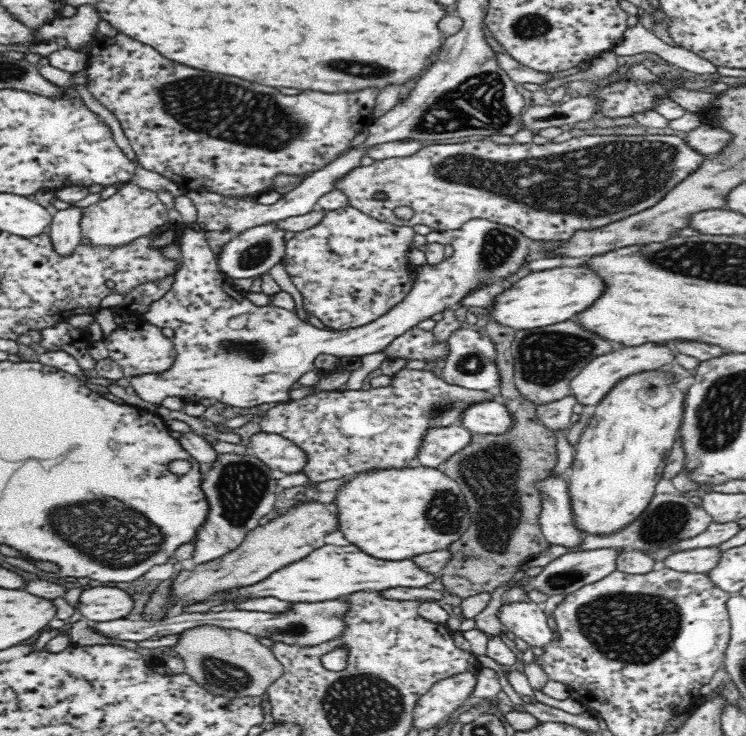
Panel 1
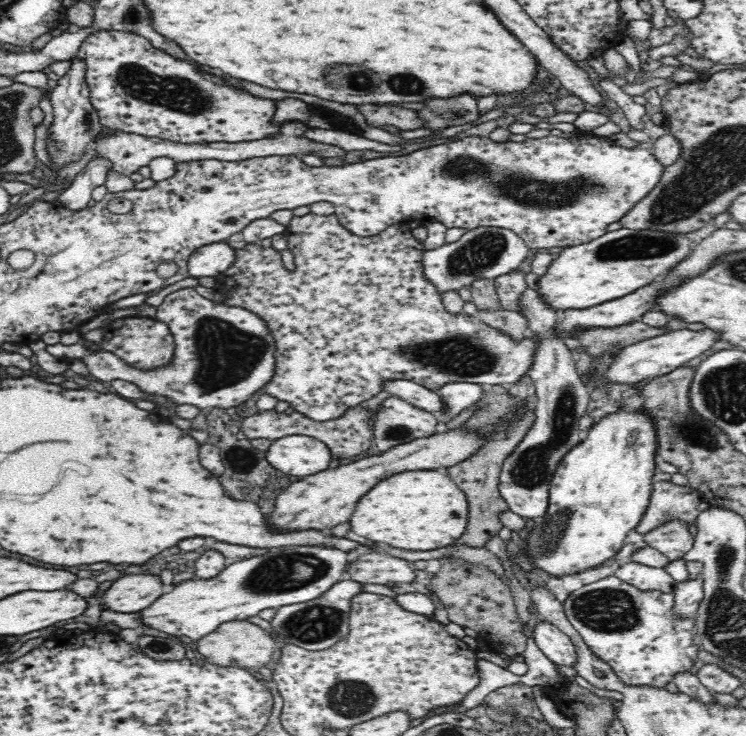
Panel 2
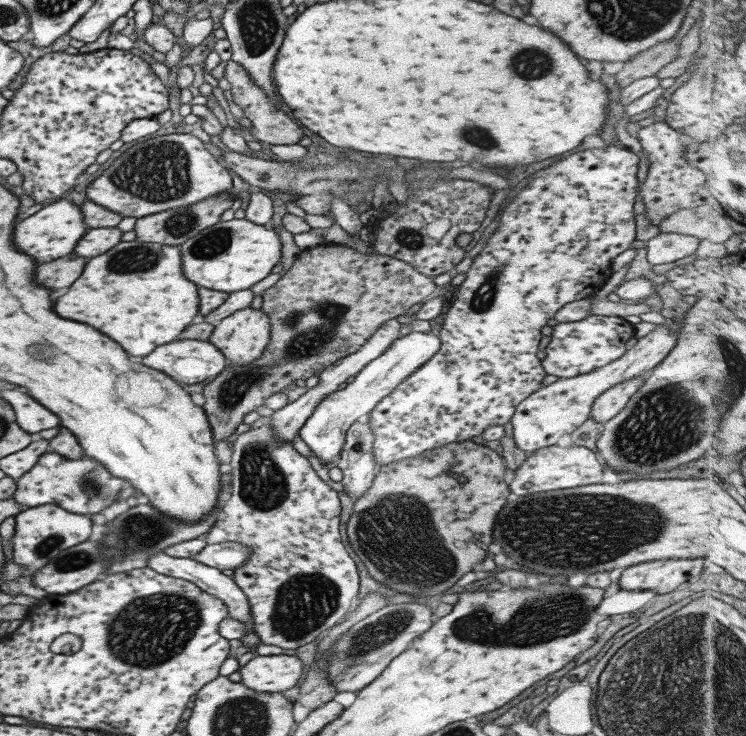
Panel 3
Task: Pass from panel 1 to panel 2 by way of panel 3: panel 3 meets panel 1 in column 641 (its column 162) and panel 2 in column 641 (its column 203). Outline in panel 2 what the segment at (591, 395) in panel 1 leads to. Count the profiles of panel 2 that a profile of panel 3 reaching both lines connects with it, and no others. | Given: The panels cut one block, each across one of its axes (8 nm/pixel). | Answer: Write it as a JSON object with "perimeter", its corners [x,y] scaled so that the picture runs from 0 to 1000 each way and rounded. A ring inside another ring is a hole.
{"perimeter":[[[903,448],[894,454],[883,455],[871,461],[861,462],[846,470],[834,473],[823,486],[823,493],[815,505],[815,512],[819,520],[823,522],[853,522],[865,514],[881,514],[890,511],[908,503],[928,486],[941,485],[946,477],[953,477],[954,473],[969,462],[969,454],[965,448]]]}

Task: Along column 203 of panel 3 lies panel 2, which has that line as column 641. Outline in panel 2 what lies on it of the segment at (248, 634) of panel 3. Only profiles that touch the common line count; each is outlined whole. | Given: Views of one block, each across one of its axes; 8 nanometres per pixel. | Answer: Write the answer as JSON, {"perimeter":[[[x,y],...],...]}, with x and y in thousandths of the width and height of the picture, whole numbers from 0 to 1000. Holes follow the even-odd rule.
{"perimeter":[[[842,764],[824,779],[828,787],[858,803],[878,802],[887,807],[902,807],[910,793],[889,772],[866,769],[854,764]]]}

